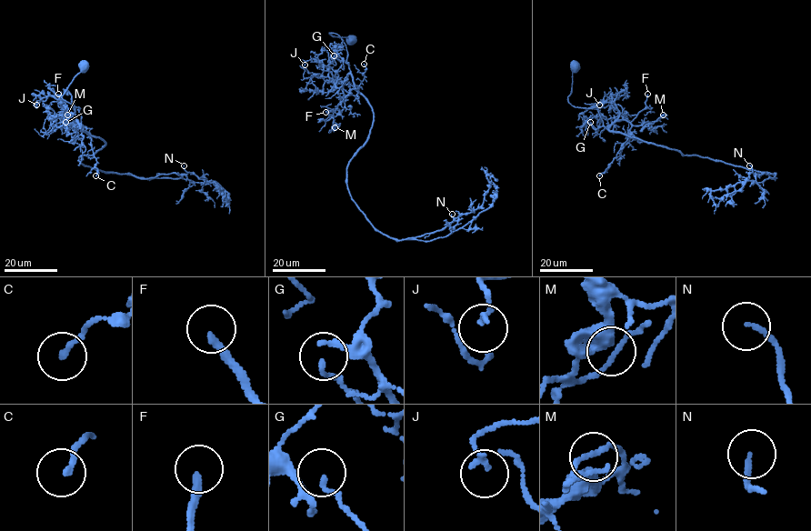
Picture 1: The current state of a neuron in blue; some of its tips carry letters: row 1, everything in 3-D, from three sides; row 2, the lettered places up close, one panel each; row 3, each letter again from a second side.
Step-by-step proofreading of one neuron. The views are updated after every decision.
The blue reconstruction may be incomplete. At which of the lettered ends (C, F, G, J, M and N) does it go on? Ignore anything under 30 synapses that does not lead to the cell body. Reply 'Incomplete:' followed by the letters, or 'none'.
Incomplete: F

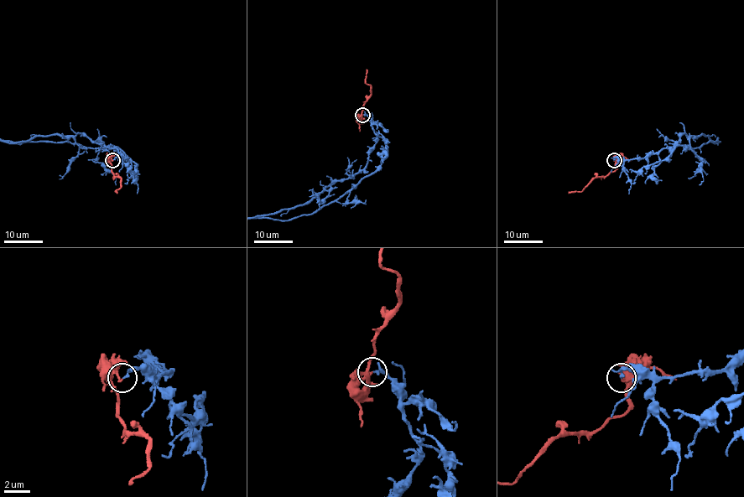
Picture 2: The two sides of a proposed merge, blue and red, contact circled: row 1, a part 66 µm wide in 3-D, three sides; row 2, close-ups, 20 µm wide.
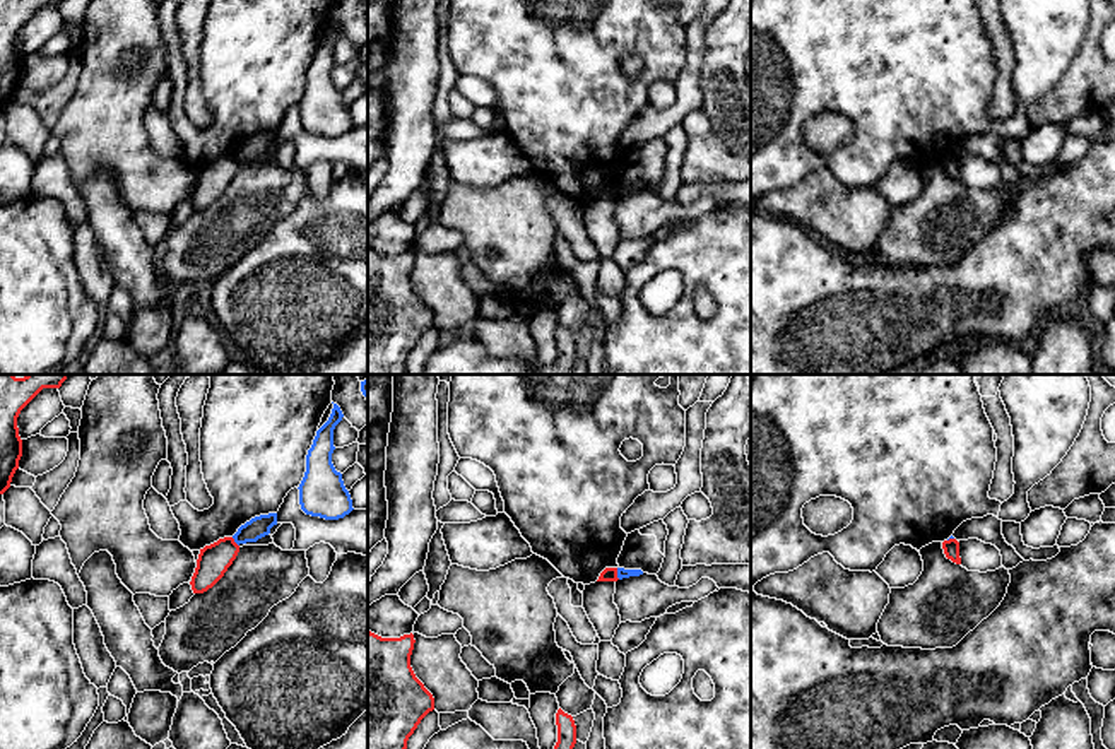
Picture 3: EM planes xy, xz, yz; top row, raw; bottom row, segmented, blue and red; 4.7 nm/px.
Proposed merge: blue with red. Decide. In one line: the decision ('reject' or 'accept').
reject

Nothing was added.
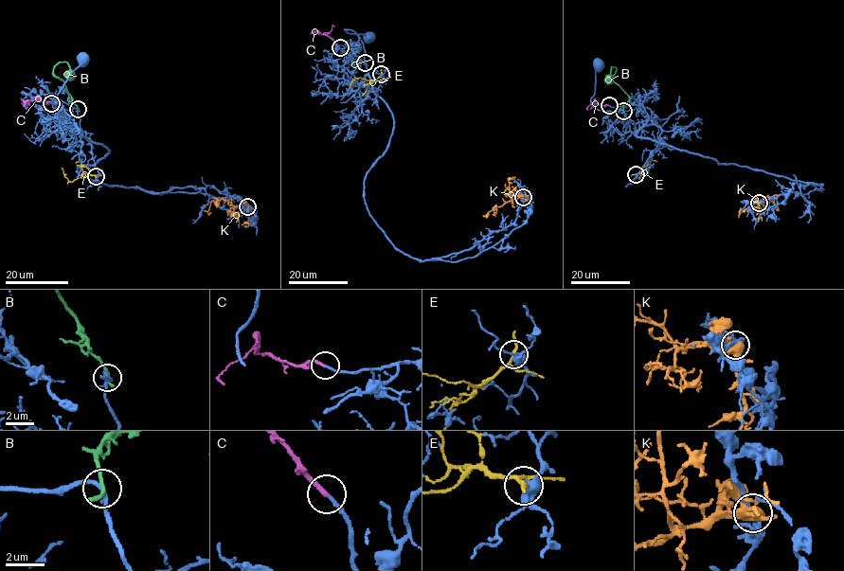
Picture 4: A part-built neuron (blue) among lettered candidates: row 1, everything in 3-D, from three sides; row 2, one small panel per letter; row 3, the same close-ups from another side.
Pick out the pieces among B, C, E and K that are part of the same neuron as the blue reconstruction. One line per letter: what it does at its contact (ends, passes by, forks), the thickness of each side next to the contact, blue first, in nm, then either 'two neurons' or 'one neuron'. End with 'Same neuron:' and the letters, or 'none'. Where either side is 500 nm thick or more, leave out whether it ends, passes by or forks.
B: it ends; calibres 200 and 280 nm; two neurons
C: it ends; calibres 170 and 240 nm; one neuron
E: it forks; calibres 400 and 160 nm; two neurons
K: calibres 180 and 550 nm; two neurons
Same neuron: C

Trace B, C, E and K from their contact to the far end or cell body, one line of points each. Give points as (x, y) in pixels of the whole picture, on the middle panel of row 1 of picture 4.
B: (364, 62), (356, 68), (346, 52), (341, 53), (344, 55), (357, 50), (356, 45)
C: (340, 47), (326, 34), (334, 26)
E: (381, 75), (373, 80), (357, 78), (350, 88)
K: (523, 197), (507, 202), (489, 214)

